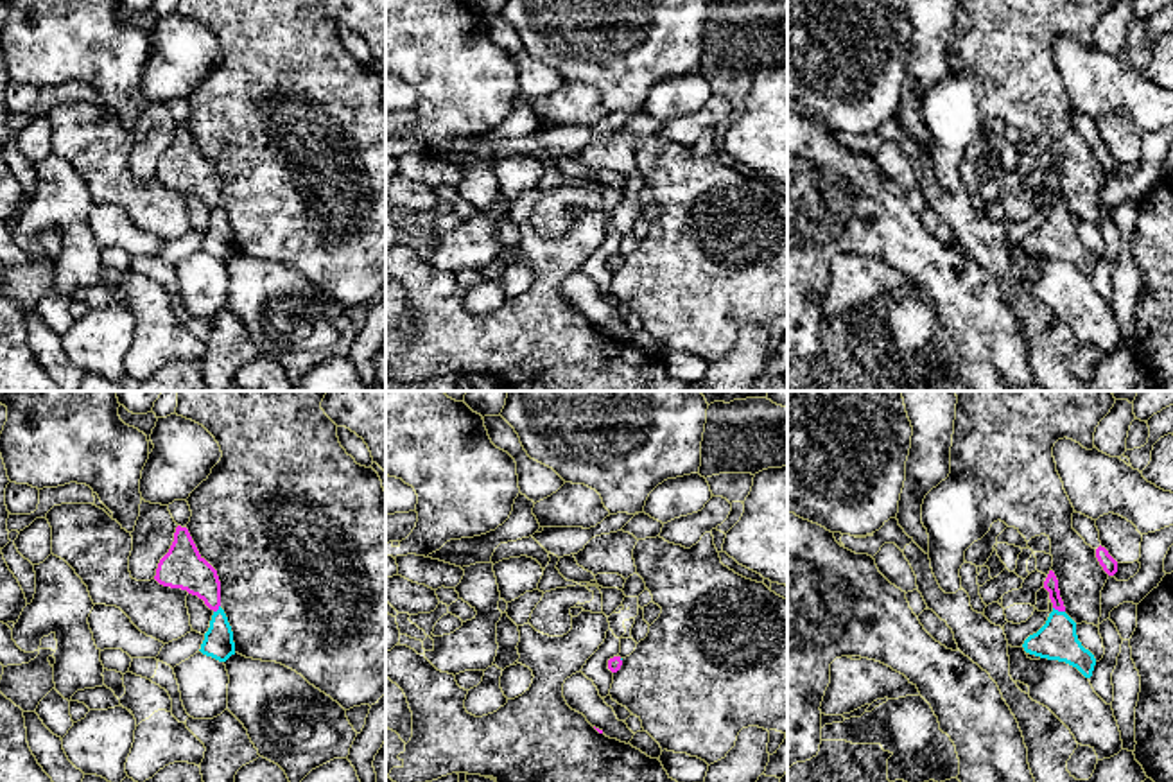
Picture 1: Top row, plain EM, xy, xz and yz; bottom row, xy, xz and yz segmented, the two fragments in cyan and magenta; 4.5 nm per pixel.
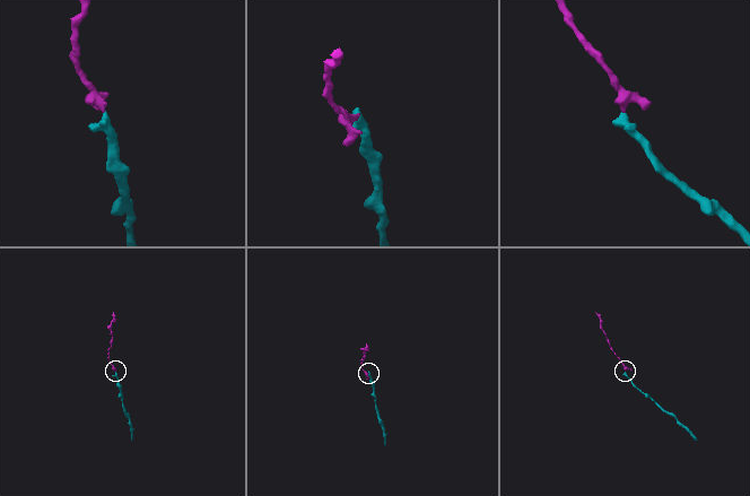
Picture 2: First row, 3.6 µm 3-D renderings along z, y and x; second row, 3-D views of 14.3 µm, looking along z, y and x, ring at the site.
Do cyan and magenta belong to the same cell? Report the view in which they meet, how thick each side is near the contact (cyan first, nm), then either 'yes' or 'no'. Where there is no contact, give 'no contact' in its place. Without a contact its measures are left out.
meets cyan in yz; 180 nm thick on the cyan side, 60 nm on the other; yes

